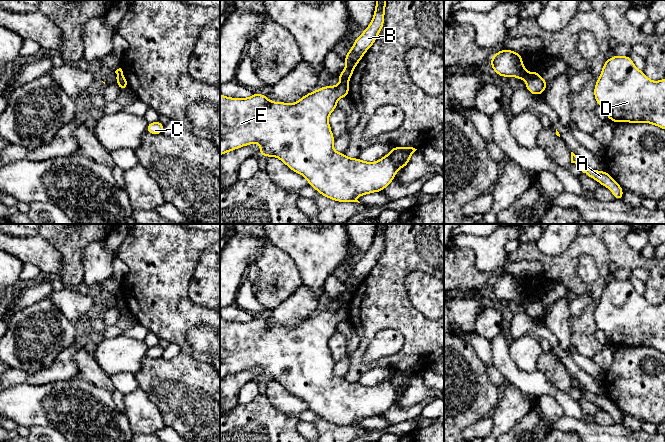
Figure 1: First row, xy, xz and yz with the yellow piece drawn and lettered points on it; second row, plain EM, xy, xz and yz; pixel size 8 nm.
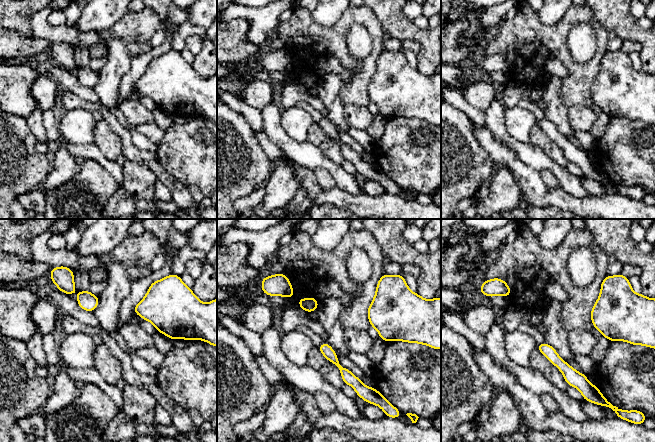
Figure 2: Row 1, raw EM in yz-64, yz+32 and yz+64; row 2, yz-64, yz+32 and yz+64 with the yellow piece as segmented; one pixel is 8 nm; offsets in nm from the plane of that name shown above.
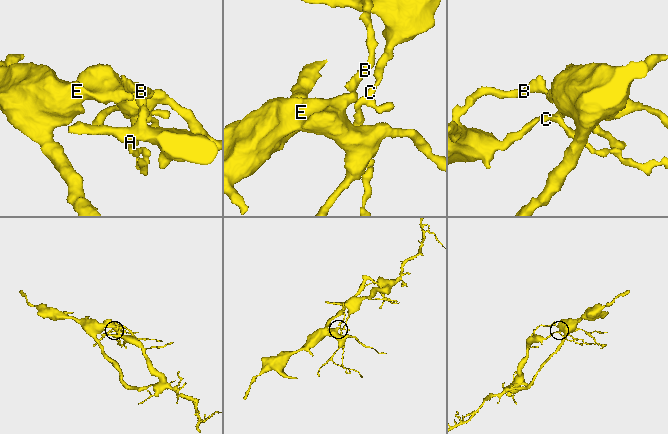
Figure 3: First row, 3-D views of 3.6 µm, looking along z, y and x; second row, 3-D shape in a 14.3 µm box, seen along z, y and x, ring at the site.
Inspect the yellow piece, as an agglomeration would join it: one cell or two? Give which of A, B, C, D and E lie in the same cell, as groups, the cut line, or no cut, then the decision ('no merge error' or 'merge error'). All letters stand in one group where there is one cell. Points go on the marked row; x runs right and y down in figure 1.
groups A B C / D E; cut xz (341, 82), (347, 83); merge error

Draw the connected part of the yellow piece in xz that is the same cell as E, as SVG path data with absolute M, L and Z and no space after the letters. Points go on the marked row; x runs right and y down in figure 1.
M348 83L324 86L292 104L271 102L266 95L257 93L250 98L230 98L220 94L220 156L260 143L260 155L277 157L291 170L303 175L321 195L338 202L360 203L356 196L382 192L393 181L398 169L409 163L417 149L392 147L385 157L373 163L336 152L328 117L336 109L337 101L346 96L349 96Z

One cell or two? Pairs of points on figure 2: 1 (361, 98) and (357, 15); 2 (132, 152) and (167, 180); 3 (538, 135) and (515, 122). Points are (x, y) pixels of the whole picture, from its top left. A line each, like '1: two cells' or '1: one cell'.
1: one cell
2: one cell
3: two cells

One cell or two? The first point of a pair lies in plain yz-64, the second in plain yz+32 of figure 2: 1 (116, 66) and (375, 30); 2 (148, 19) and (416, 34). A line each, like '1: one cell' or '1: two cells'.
1: two cells
2: two cells

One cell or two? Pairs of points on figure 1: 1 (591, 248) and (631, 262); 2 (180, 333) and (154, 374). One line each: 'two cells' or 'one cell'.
1: two cells
2: two cells

